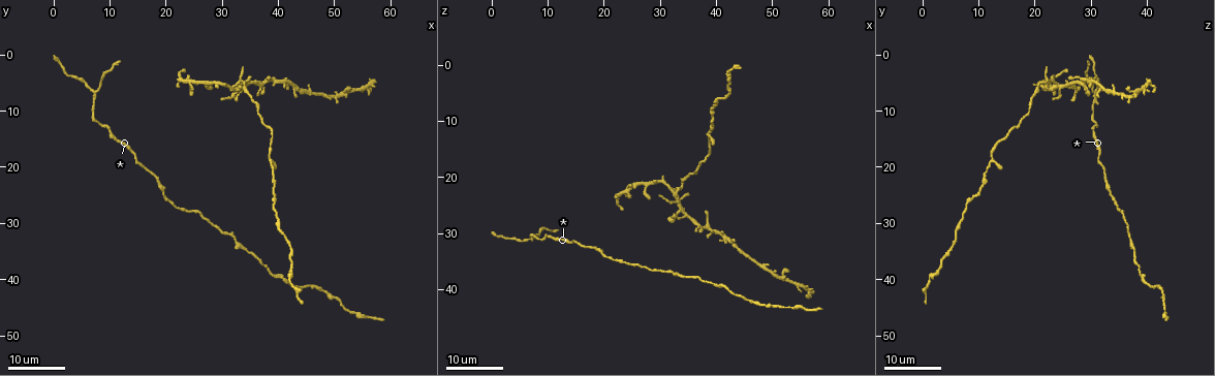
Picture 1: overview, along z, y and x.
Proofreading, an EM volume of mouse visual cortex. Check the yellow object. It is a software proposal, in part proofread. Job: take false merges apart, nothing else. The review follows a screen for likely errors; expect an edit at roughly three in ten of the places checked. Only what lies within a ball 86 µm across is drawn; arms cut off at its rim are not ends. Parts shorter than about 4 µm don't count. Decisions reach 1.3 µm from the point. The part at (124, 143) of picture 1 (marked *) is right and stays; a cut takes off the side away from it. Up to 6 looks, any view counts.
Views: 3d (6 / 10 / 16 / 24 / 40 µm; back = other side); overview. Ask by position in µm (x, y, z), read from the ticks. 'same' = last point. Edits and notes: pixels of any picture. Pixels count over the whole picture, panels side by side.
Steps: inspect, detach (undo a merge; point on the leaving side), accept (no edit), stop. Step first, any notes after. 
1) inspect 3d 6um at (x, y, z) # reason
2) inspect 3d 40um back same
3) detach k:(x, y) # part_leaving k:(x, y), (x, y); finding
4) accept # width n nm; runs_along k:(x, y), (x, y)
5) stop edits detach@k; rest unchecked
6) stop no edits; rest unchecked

inspect 3d 24um at (7.5, 6.5, 30.5) # side arm on a straight run

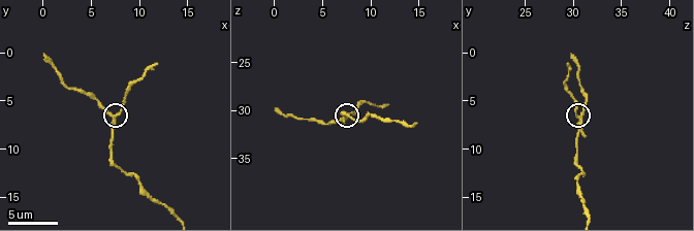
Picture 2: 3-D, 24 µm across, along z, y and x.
inspect 3d 10um at (7.2, 6.8, 30.8) # closer look

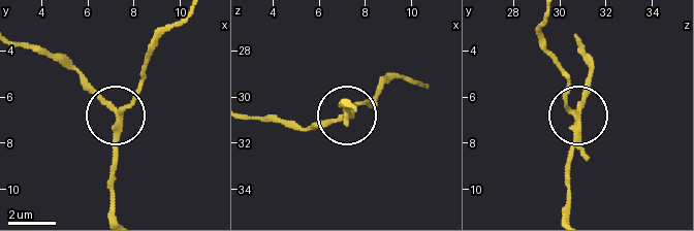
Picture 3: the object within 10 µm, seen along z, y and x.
detach 3:(136, 98) # arms 3; part_leaving 3:(118, 128), (143, 64), (183, 18); two neurons meet here

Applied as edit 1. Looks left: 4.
inspect overview # redraw

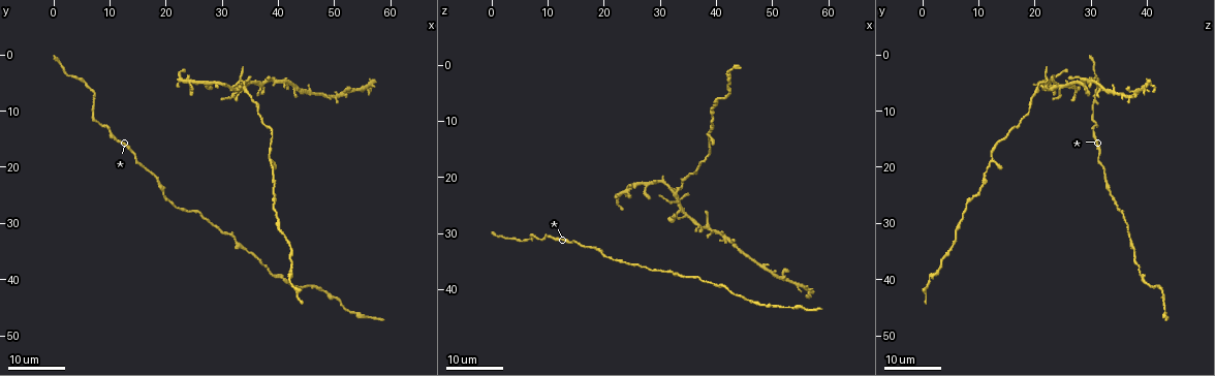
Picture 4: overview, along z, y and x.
inspect 3d 16um at (4.0, 4.0, 31.0) # sudden change in width

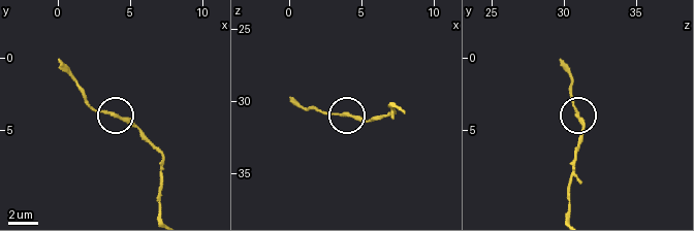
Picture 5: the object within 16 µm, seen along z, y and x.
inspect 3d 6um at (4.0, 4.2, 31.0) # closer look

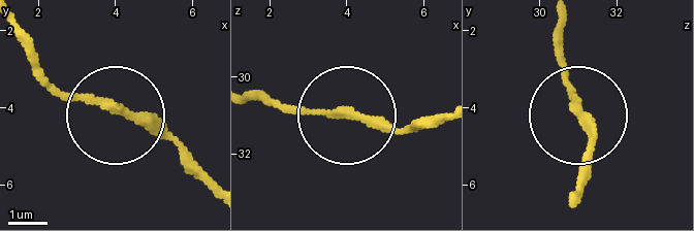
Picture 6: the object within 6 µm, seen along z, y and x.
accept # runs_along 6:(213, 179), (163, 137), (104, 104), (64, 98), (38, 75); all the same neuron

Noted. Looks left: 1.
stop edits detach@3; rest unchecked

